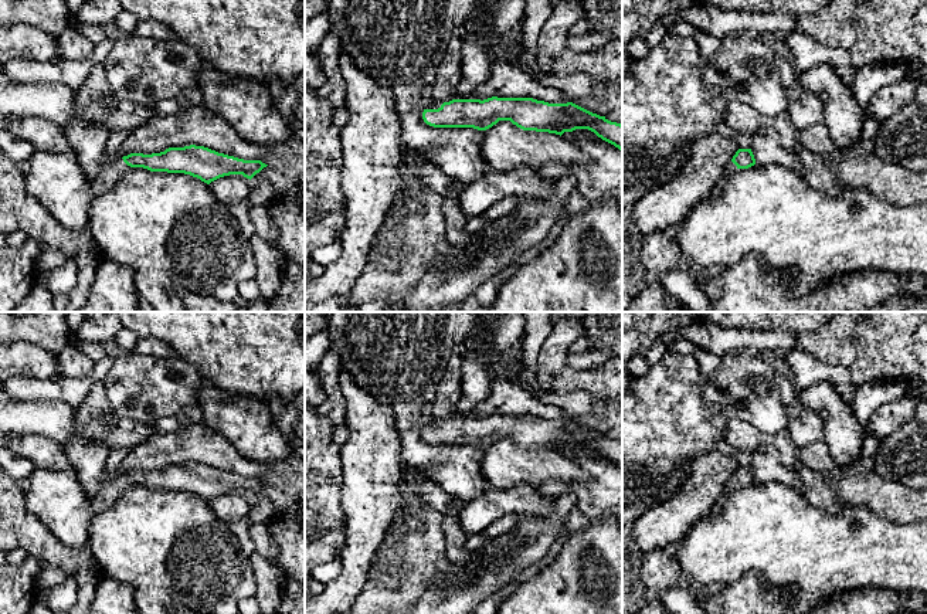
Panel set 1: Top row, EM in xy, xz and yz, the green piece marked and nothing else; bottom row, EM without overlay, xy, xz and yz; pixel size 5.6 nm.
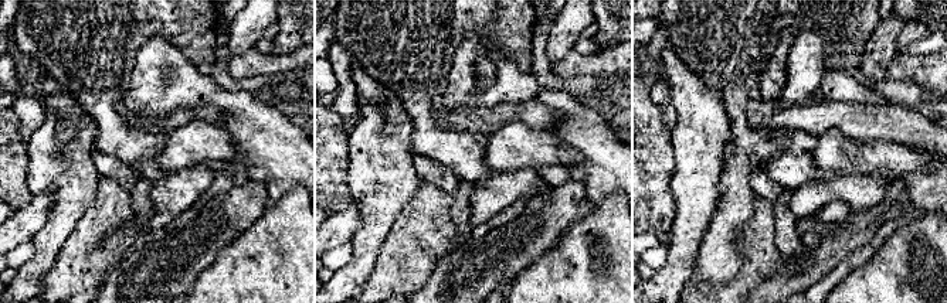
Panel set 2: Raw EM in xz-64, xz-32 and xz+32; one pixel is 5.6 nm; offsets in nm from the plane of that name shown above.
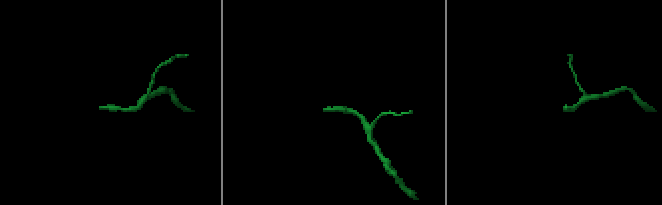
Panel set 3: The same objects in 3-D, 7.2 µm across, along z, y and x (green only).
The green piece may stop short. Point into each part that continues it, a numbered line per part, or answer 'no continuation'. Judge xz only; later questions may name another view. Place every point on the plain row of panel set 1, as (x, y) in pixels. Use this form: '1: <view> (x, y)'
1: xz (425, 420)

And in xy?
1: xy (112, 487)

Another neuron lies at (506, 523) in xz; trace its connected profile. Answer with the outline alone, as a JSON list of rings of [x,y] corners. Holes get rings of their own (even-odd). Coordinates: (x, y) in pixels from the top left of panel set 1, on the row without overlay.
[[[509,513],[495,520],[489,528],[486,528],[482,535],[489,539],[499,537],[505,533],[512,532],[519,522],[519,516],[515,513]]]

